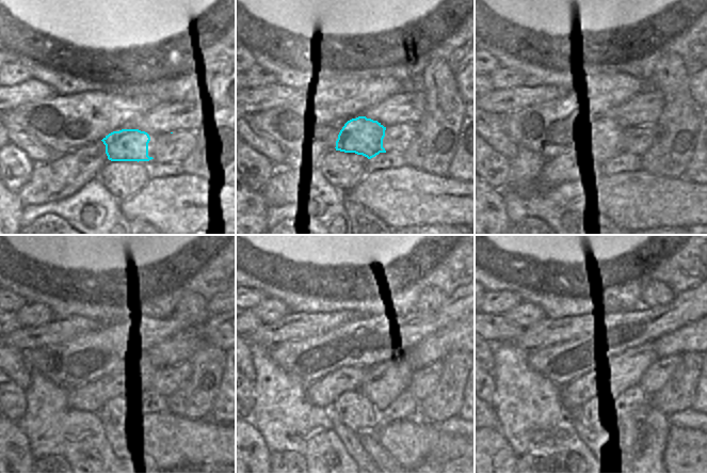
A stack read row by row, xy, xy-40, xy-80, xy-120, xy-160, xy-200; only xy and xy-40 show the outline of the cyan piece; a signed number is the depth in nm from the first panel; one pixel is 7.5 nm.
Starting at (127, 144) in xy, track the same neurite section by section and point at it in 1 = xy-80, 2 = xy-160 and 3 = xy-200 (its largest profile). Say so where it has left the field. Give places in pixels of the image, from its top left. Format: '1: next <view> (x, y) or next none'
1: next xy-80 (607, 139)
2: next xy-160 (385, 381)
3: next xy-200 (626, 375)

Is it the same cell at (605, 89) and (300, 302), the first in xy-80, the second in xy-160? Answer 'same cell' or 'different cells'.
different cells

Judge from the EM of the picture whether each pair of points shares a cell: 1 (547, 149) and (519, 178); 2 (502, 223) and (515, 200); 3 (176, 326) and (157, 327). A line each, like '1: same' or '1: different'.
1: different
2: different
3: same

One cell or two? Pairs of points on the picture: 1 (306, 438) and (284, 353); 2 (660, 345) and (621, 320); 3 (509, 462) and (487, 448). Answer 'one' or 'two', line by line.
1: two
2: two
3: one

